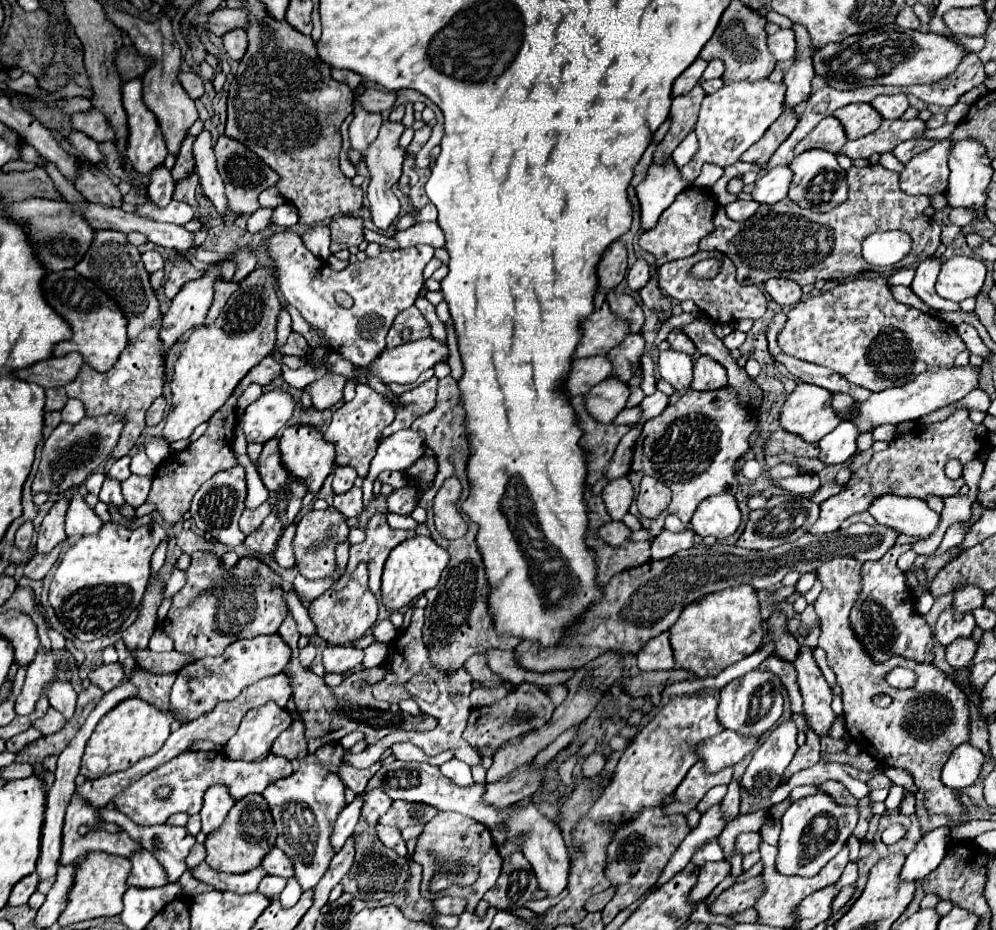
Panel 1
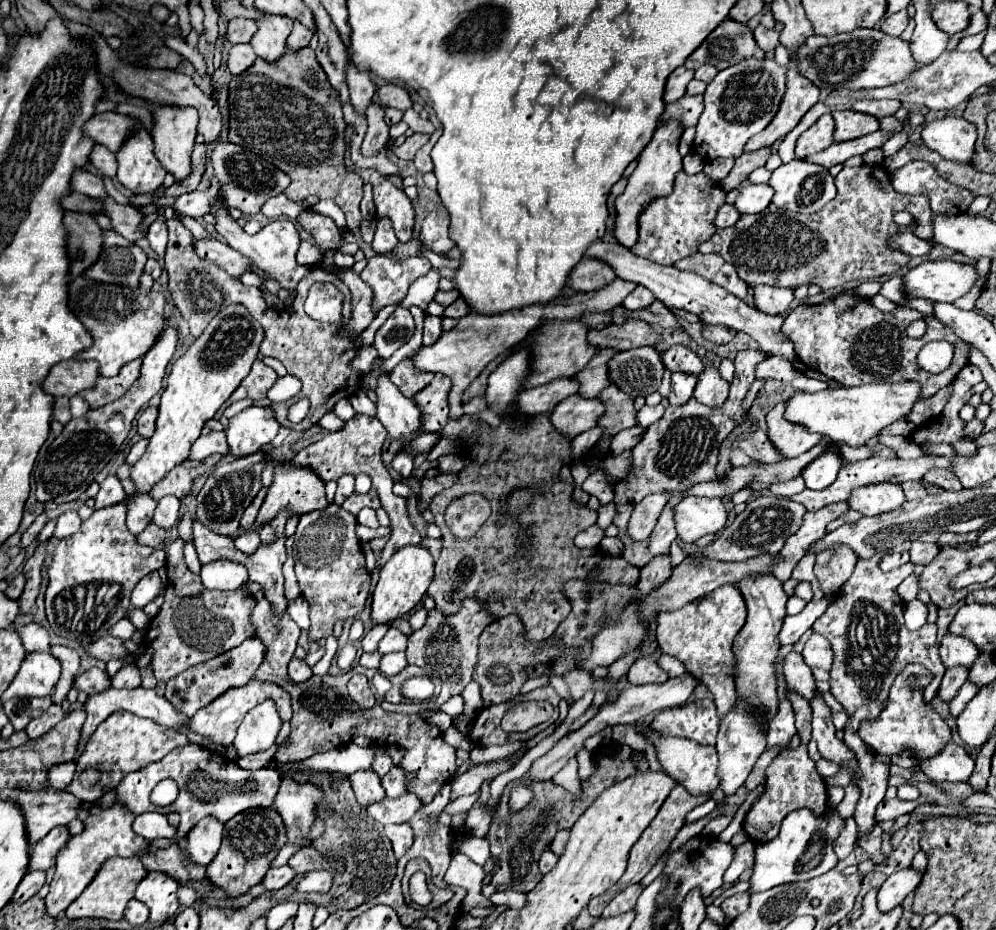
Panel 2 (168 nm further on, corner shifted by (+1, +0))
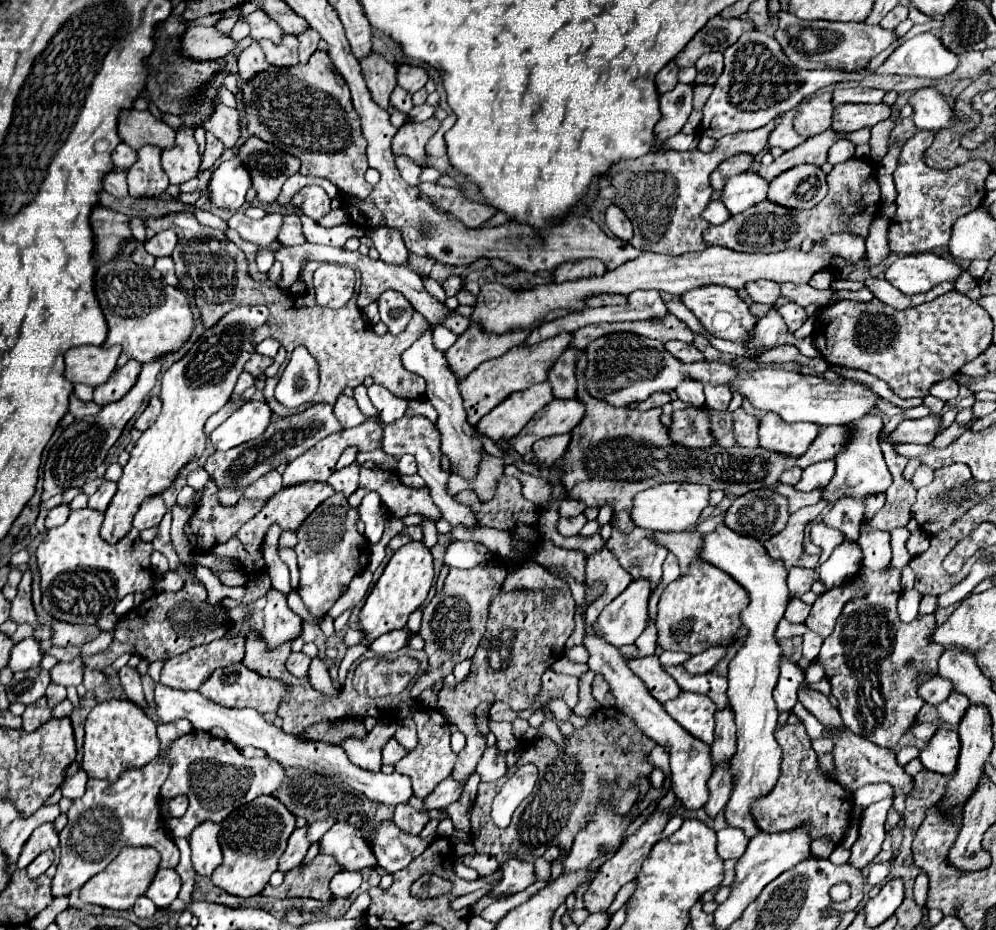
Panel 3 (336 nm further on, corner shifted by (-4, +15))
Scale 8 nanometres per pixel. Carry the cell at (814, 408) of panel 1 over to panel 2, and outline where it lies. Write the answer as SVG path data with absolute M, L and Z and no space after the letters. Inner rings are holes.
M784 401L768 413L768 439L782 457L798 457L820 443L820 435L804 431L794 423L784 423Z

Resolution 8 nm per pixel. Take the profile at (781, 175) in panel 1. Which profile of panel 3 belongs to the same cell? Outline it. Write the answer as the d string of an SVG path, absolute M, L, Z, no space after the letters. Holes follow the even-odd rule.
M747 170L745 174L729 178L729 182L723 188L721 200L731 214L739 214L749 206L765 200L767 192L769 192L769 182L761 178L757 172Z

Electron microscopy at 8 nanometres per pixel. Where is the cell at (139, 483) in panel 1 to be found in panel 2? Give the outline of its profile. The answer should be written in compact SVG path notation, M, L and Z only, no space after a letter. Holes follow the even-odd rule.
M140 495L140 499L132 499L132 507L128 507L128 517L126 517L128 531L140 535L146 529L146 525L152 523L156 505L158 503L150 495Z

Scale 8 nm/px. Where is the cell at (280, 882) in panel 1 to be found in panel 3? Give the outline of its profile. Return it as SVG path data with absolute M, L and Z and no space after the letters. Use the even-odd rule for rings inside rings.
M307 826L305 828L297 828L291 834L291 838L287 842L287 848L285 848L285 852L283 852L281 860L279 860L279 870L281 872L289 872L289 870L297 868L303 862L309 846L311 846L311 842L307 840Z

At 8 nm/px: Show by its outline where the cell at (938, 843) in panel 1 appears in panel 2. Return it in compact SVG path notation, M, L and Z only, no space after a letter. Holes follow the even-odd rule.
M914 867L900 869L898 873L890 875L878 891L878 907L882 913L892 911L894 907L902 905L906 895L918 887L924 873L918 873Z

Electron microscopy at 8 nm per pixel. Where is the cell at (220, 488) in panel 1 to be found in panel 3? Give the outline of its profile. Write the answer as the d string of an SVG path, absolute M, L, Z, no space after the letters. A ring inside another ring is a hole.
M313 404L305 412L299 412L295 416L281 418L281 420L269 424L269 428L259 438L249 440L249 444L241 444L227 452L211 454L205 462L205 470L209 472L211 480L215 480L217 488L219 488L217 500L225 506L237 504L239 498L243 496L243 490L247 484L253 484L259 476L275 470L281 464L295 460L301 452L309 450L321 438L325 438L331 432L337 432L337 430L341 430L341 426L333 414L333 406L331 404Z

